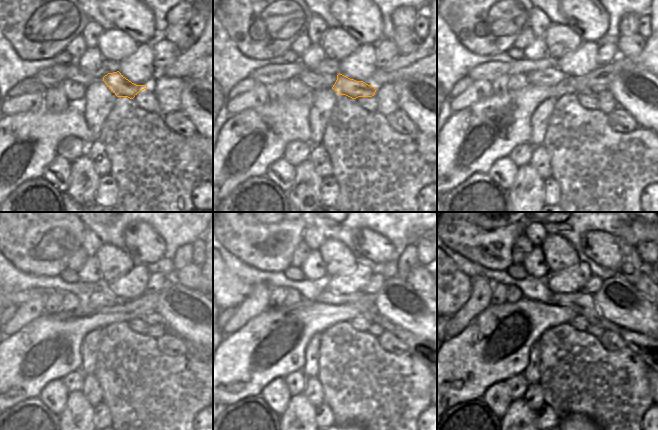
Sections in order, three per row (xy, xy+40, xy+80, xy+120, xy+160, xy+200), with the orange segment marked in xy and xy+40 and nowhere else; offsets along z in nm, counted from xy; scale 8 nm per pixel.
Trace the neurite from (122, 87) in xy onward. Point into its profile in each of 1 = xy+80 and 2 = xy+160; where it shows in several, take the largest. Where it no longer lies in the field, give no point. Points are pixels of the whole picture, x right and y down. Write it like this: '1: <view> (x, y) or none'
1: xy+80 (592, 93)
2: xy+160 (416, 345)

